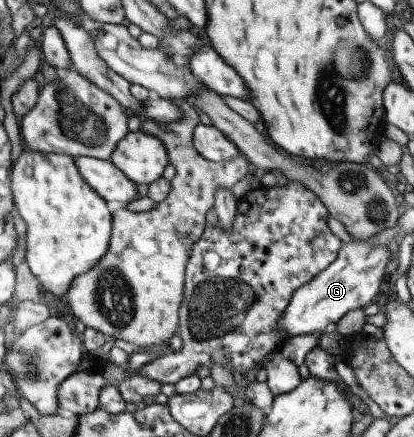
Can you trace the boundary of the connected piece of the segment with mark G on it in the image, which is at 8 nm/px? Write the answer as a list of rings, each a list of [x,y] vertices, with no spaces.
[[[368,241],[341,242],[335,260],[328,264],[313,280],[302,284],[292,294],[283,319],[275,330],[285,332],[284,339],[302,334],[322,332],[328,325],[334,325],[348,311],[364,309],[378,293],[384,268],[389,262],[388,245],[372,244]]]

